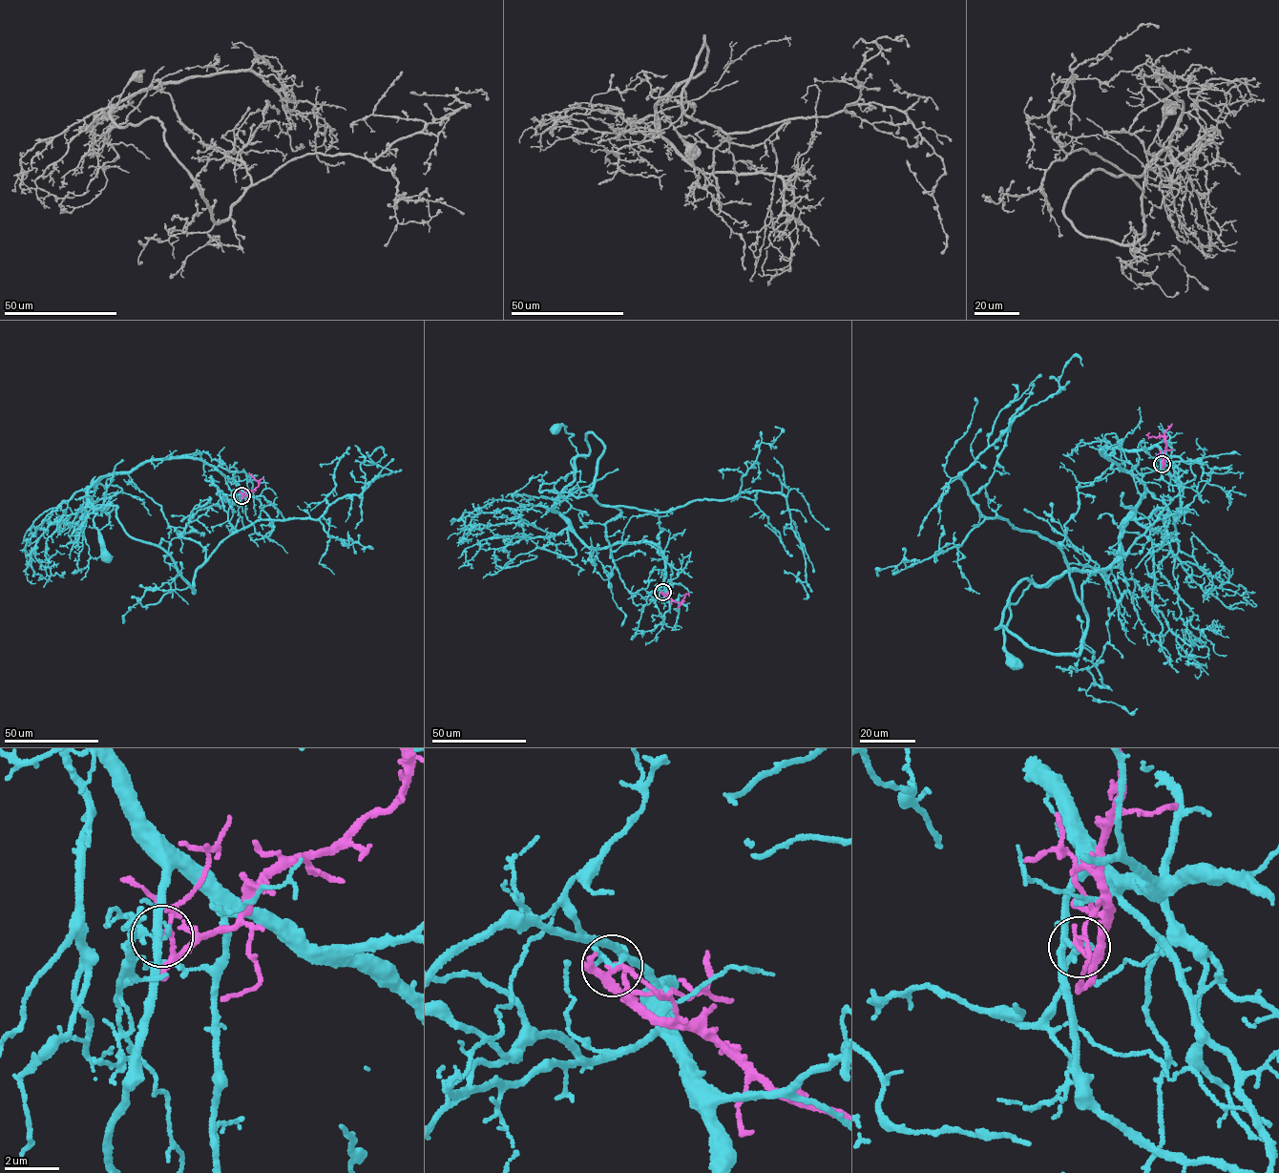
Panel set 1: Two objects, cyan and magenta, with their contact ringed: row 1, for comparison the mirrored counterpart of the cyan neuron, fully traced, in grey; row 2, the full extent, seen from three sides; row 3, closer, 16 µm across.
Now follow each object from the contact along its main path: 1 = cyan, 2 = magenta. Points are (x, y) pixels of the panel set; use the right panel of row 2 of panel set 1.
1: (1162, 464), (1155, 446), (1101, 450), (1146, 487), (1115, 561), (1030, 584), (1009, 604), (1003, 648), (1016, 663)
2: (1162, 464), (1166, 446), (1164, 432), (1172, 423)

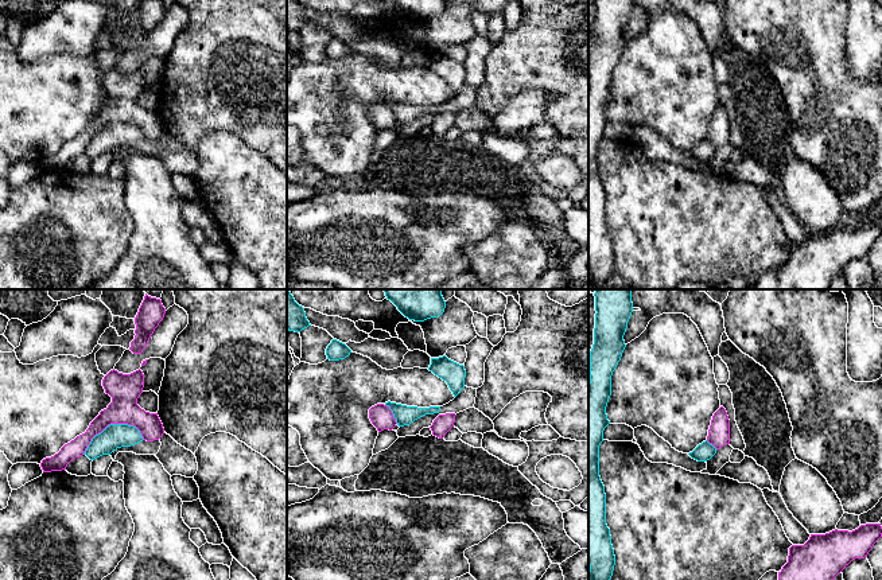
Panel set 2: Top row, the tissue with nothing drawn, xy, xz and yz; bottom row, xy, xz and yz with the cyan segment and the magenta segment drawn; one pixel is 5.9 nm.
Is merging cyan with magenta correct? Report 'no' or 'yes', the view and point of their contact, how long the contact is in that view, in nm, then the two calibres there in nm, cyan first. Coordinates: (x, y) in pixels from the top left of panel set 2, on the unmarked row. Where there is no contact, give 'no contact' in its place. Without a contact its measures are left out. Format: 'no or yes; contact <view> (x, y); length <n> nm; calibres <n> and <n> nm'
no; contact xy (112, 123); length 380 nm; calibres 150 and 190 nm

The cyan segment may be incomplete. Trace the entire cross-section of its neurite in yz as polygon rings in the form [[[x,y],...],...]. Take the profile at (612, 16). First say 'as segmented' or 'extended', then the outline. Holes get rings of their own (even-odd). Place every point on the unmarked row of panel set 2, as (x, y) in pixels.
as segmented; [[[595,0],[594,43],[588,81],[588,283],[591,289],[609,289],[615,254],[606,223],[606,192],[599,175],[599,144],[610,122],[606,105],[611,74],[626,46],[623,34],[633,11],[632,0]]]

